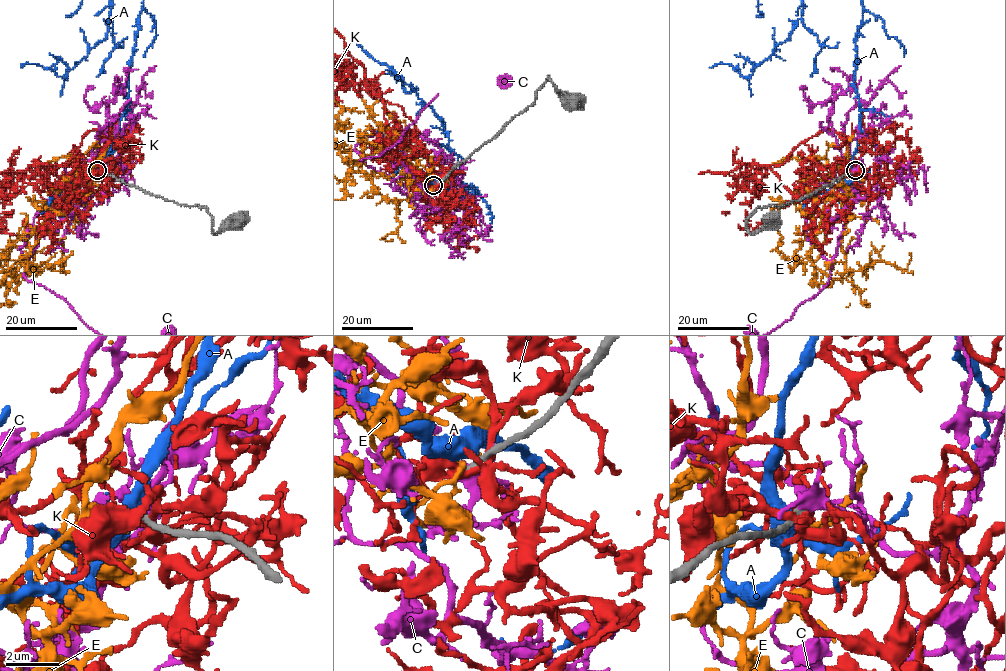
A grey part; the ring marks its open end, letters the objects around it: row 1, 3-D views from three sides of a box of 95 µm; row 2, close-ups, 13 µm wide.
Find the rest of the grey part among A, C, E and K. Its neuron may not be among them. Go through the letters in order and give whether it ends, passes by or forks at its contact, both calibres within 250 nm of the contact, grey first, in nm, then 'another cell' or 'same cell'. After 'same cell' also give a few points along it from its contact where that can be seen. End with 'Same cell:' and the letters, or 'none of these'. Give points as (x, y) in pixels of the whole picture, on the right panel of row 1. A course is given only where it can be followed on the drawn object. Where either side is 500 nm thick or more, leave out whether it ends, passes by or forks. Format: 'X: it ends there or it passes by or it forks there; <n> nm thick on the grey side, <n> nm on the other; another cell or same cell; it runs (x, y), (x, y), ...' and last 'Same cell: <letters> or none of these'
A: it passes by; 340 nm thick on the grey side, 480 nm on the other; another cell
C: it forks there; 320 nm thick on the grey side, 420 nm on the other; another cell
E: it passes by; 280 nm thick on the grey side, 160 nm on the other; another cell
K: it forks there; 320 nm thick on the grey side, 320 nm on the other; another cell
Same cell: none of these

